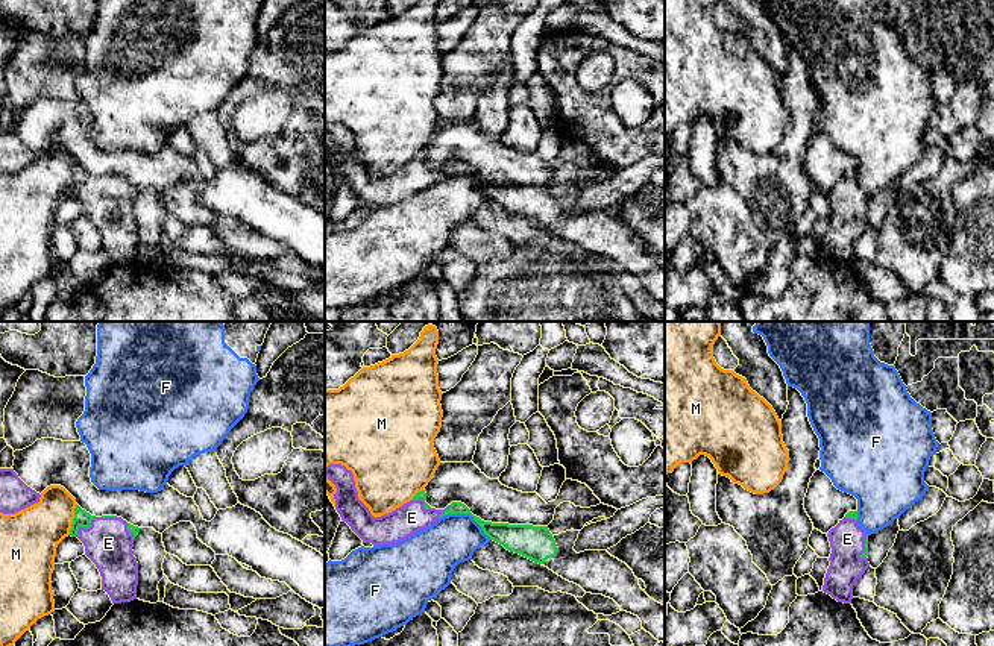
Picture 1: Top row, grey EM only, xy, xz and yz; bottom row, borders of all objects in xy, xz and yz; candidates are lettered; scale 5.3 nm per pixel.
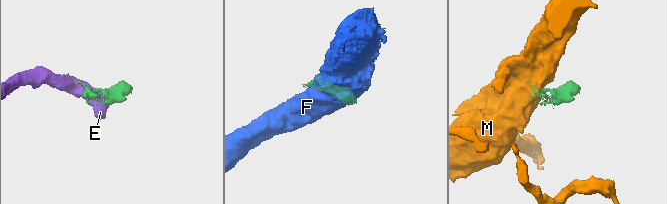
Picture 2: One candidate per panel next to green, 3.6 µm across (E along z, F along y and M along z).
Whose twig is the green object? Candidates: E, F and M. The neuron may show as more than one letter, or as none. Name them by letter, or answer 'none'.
E

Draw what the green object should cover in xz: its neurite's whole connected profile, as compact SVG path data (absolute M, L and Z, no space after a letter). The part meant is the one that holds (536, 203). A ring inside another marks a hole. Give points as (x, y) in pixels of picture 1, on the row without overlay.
M329 124L325 135L335 146L335 170L363 203L393 205L429 188L448 174L470 174L483 193L507 211L539 223L586 253L613 259L622 271L637 276L642 288L665 303L665 265L651 259L633 230L607 211L574 211L580 191L552 196L548 187L484 182L461 162L445 170L431 168L425 150L410 162L381 177L373 177L358 159L354 135L341 124Z

